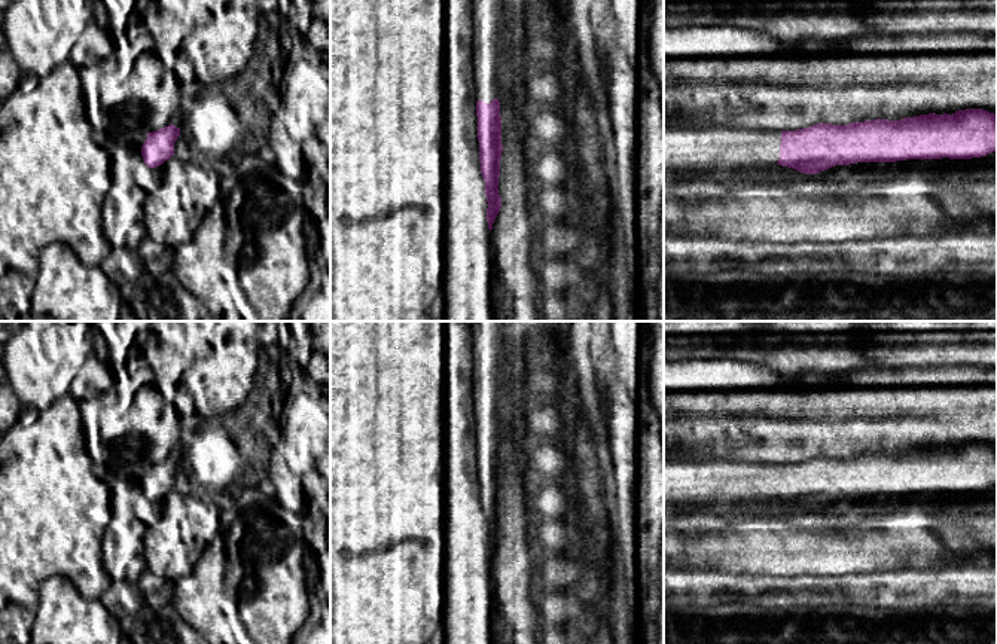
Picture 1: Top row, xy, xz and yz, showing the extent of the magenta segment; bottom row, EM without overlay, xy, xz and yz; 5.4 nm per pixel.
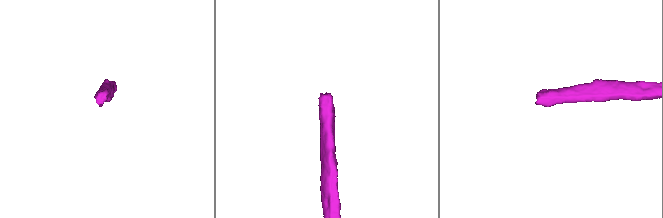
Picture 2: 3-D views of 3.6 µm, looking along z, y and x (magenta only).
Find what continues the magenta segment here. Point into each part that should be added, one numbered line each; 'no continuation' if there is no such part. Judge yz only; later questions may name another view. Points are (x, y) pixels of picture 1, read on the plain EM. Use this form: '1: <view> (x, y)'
1: yz (685, 478)

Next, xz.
1: xz (487, 336)

